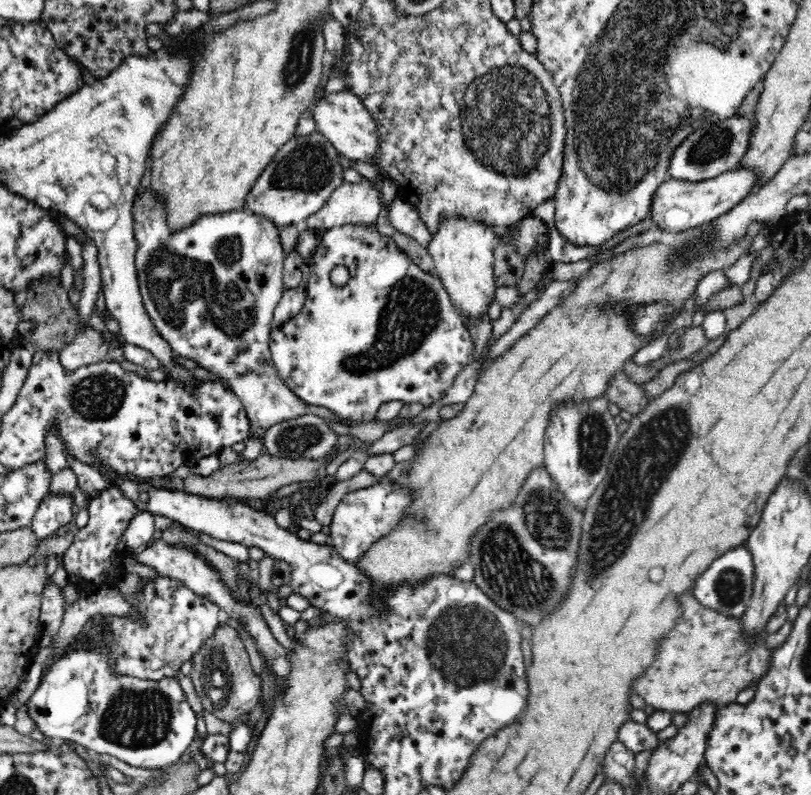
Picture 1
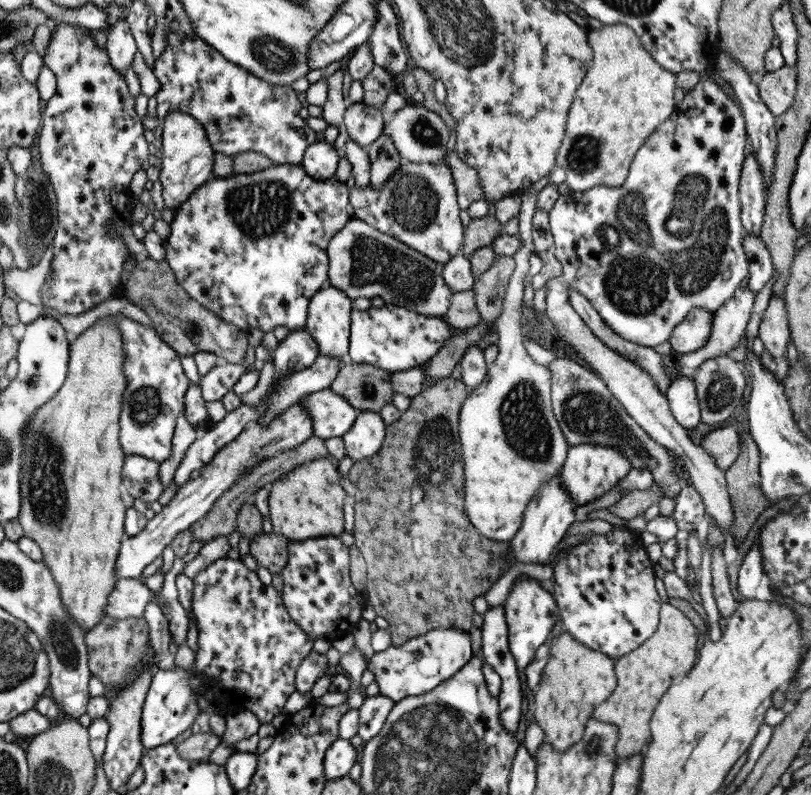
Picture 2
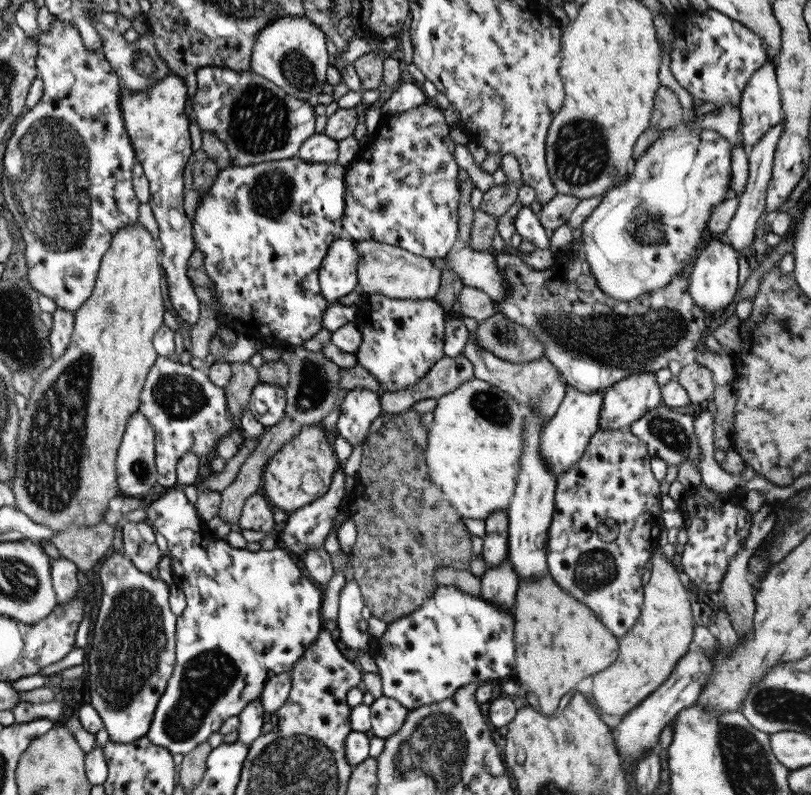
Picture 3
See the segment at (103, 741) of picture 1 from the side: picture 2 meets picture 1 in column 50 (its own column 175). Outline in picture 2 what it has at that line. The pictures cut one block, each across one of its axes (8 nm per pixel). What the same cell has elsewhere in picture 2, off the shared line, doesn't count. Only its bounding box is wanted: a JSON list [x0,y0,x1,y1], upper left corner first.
[141,557,314,749]

